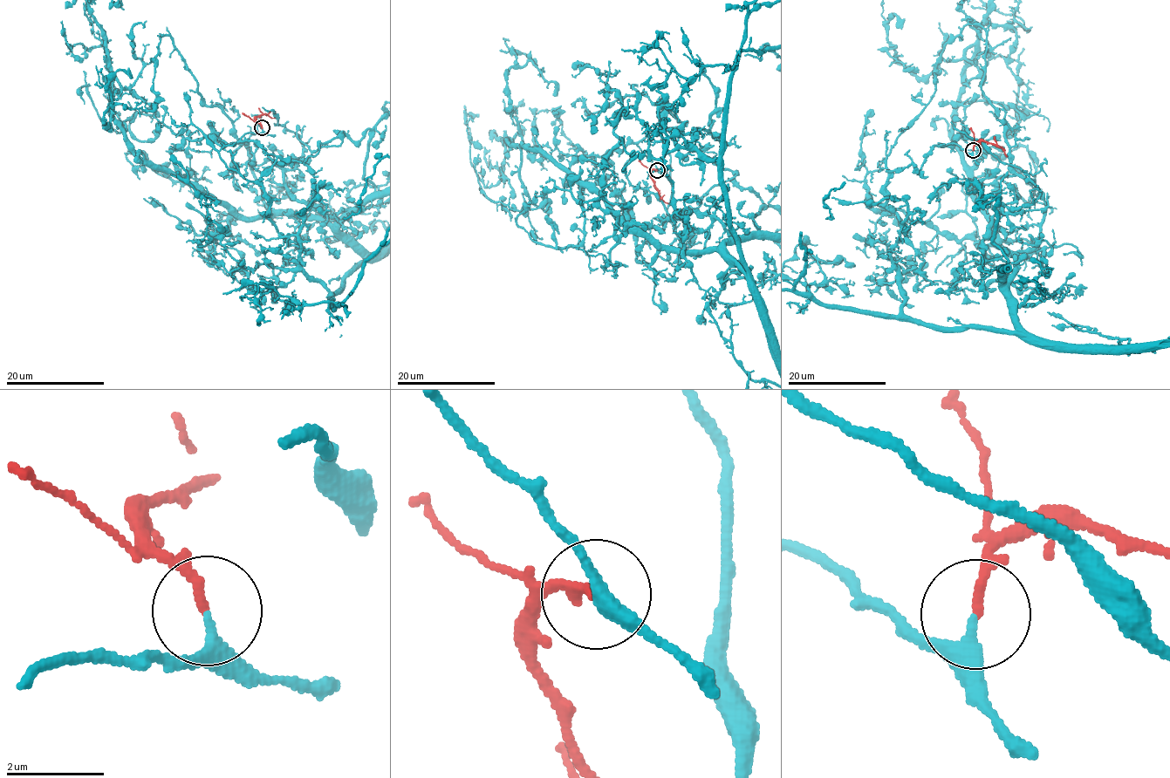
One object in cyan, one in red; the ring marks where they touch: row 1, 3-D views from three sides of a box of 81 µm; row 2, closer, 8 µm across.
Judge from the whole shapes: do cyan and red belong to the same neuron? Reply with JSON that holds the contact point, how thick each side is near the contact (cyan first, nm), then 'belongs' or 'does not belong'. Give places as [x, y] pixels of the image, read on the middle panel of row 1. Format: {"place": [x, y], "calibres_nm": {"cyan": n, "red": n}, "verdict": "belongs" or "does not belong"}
{"place": [657, 170], "calibres_nm": {"cyan": 200, "red": 190}, "verdict": "does not belong"}

